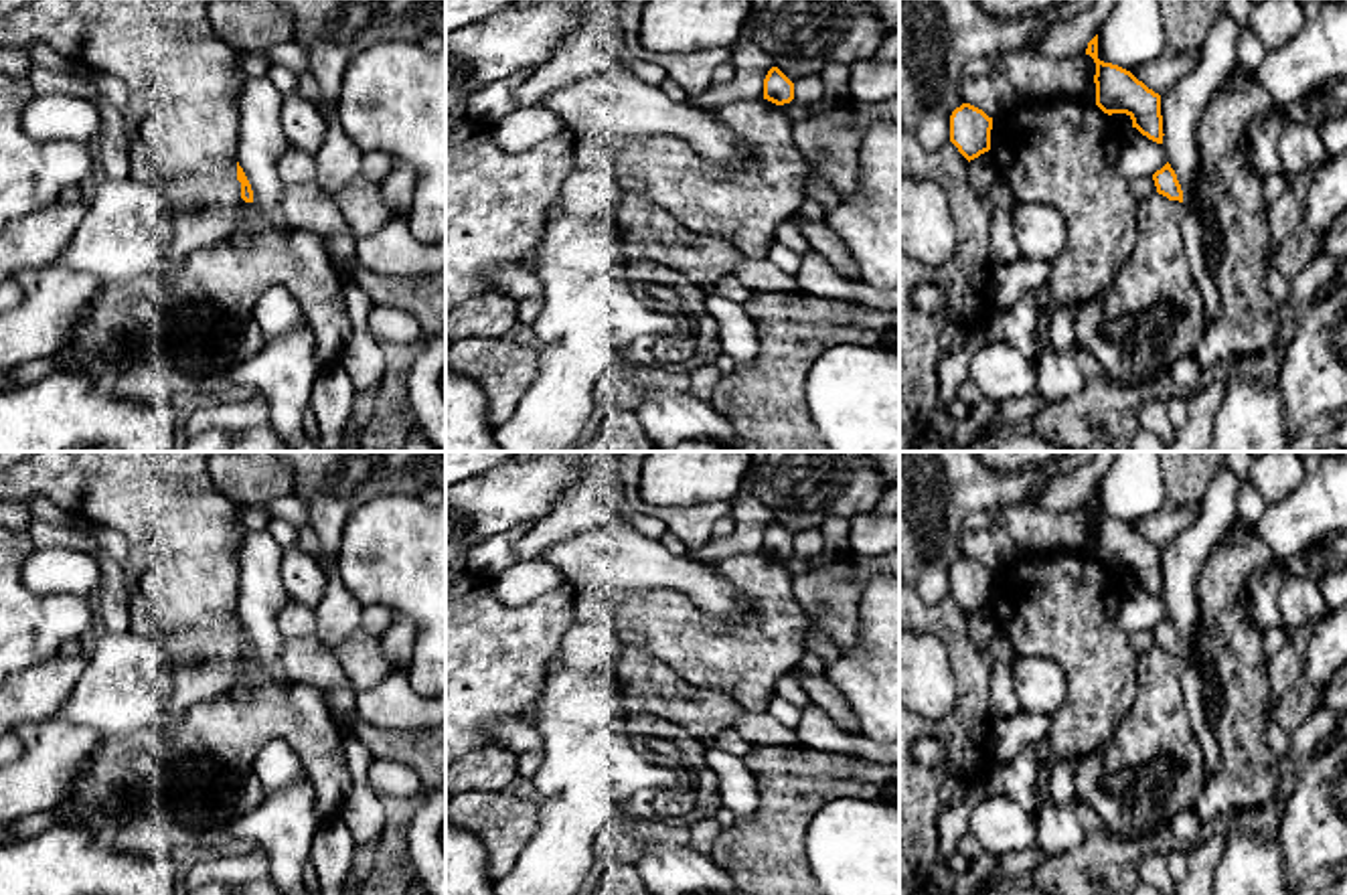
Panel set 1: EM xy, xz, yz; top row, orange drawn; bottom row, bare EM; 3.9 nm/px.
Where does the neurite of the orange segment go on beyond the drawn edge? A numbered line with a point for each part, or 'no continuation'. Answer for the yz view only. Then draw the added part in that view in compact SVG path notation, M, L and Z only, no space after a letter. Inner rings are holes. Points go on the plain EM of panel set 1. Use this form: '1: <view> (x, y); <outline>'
no continuation

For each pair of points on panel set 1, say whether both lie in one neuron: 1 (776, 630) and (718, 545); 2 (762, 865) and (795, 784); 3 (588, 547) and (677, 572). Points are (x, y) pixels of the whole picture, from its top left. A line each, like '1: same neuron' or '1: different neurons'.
1: different neurons
2: same neuron
3: same neuron

